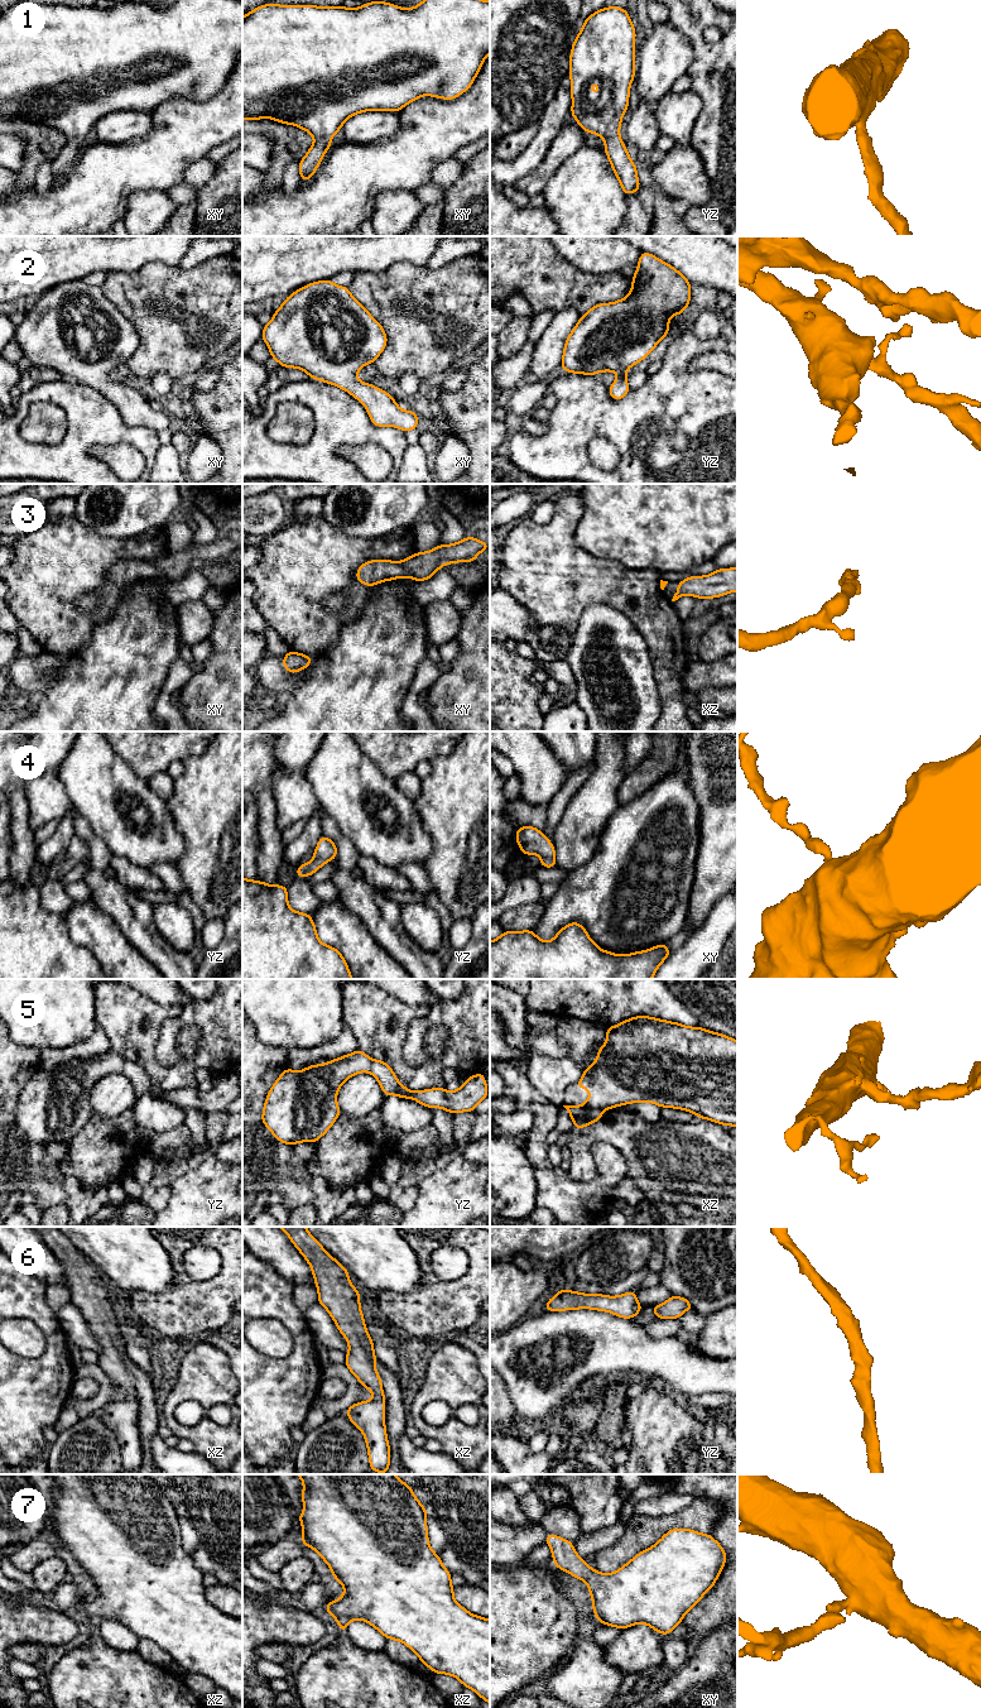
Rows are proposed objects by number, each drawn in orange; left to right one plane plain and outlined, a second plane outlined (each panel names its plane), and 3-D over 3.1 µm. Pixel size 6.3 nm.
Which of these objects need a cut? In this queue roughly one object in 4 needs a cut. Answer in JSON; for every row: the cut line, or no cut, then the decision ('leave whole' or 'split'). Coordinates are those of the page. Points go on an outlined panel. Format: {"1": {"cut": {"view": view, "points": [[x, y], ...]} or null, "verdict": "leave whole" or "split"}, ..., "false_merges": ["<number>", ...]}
{"1": {"cut": null, "verdict": "leave whole"}, "2": {"cut": null, "verdict": "leave whole"}, "3": {"cut": null, "verdict": "leave whole"}, "4": {"cut": null, "verdict": "leave whole"}, "5": {"cut": null, "verdict": "leave whole"}, "6": {"cut": null, "verdict": "leave whole"}, "7": {"cut": null, "verdict": "leave whole"}, "false_merges": []}

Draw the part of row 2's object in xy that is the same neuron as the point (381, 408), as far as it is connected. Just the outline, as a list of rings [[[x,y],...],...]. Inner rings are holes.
[[[324,279],[297,289],[274,311],[274,317],[263,328],[261,340],[268,345],[270,358],[280,366],[302,369],[312,379],[348,392],[365,406],[374,426],[391,426],[404,432],[417,430],[419,417],[412,409],[400,409],[389,393],[357,379],[357,371],[374,364],[384,351],[388,337],[383,326],[354,298],[348,287]]]

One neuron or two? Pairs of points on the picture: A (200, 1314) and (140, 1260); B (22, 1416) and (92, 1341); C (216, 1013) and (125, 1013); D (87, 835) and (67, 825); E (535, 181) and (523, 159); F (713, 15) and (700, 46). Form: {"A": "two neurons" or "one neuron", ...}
{"A": "two neurons", "B": "two neurons", "C": "two neurons", "D": "two neurons", "E": "two neurons", "F": "one neuron"}

